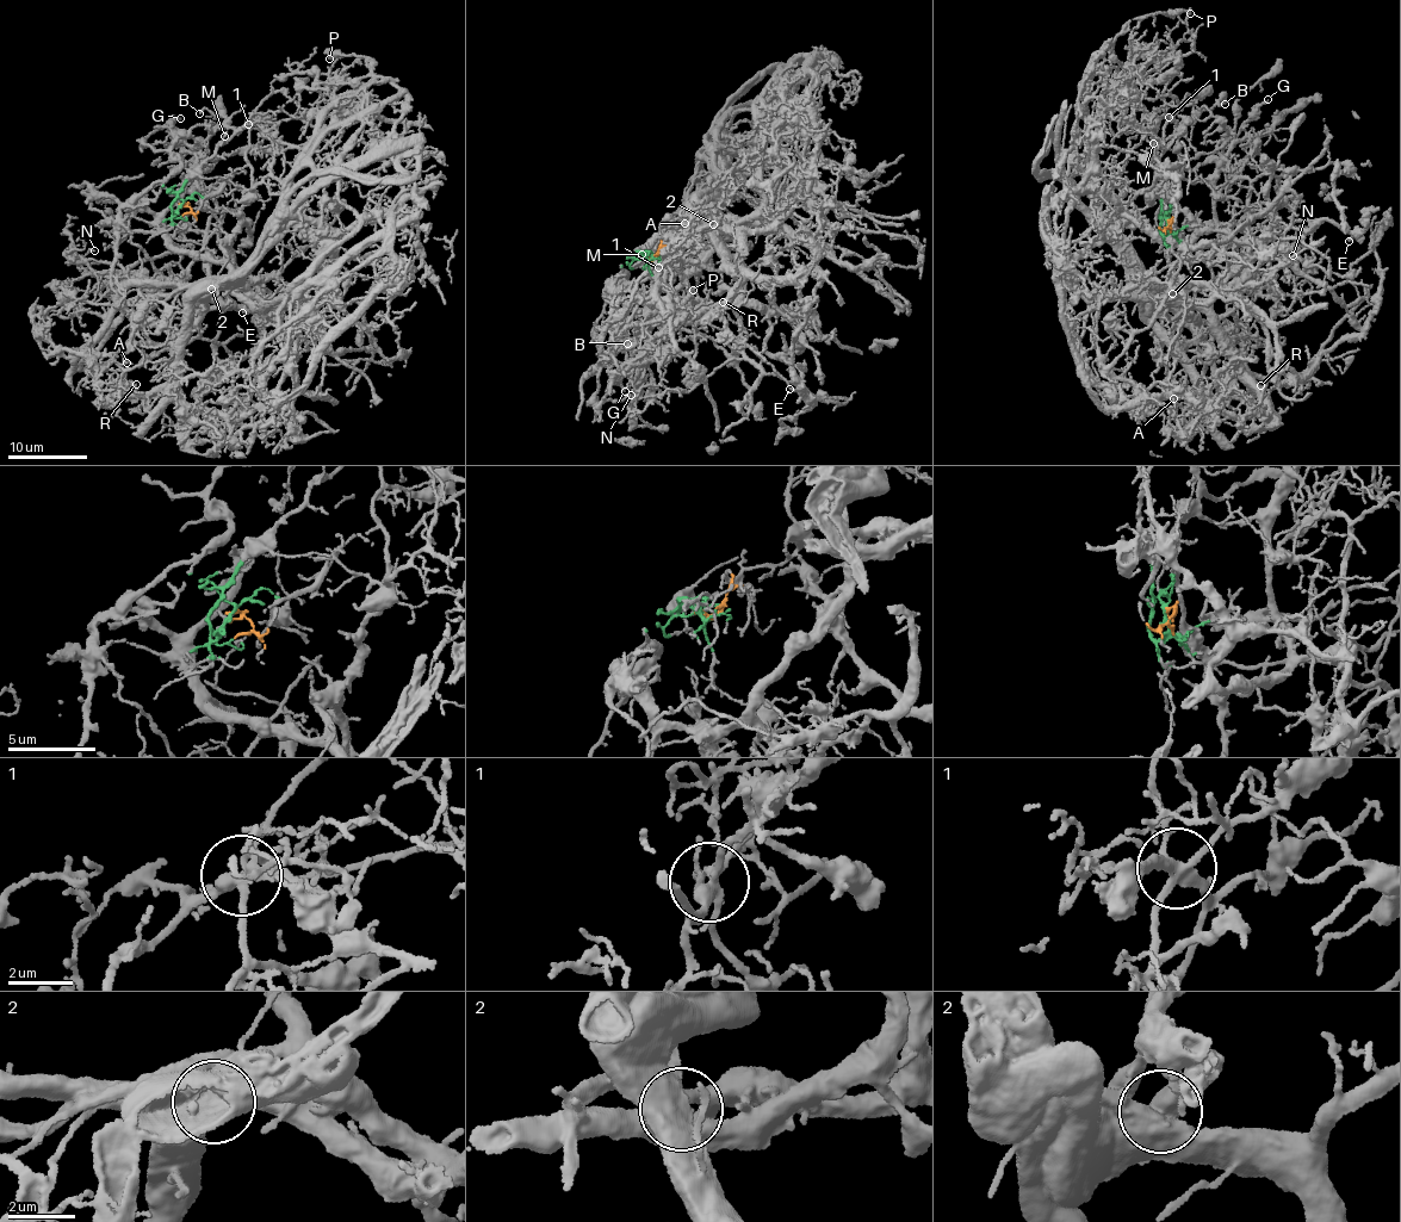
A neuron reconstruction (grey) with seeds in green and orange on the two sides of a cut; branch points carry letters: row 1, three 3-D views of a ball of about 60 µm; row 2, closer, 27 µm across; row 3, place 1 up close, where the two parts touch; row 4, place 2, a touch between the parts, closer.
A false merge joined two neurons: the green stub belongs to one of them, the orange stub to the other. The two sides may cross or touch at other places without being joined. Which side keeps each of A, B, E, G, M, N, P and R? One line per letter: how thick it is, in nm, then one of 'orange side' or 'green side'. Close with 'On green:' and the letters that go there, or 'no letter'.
A: calibre 110 nm; orange side
B: calibre 170 nm; green side
E: calibre 190 nm; orange side
G: calibre 160 nm; green side
M: calibre 160 nm; green side
N: calibre 140 nm; orange side
P: calibre 160 nm; green side
R: calibre 110 nm; orange side
On green: B, G, M, P

